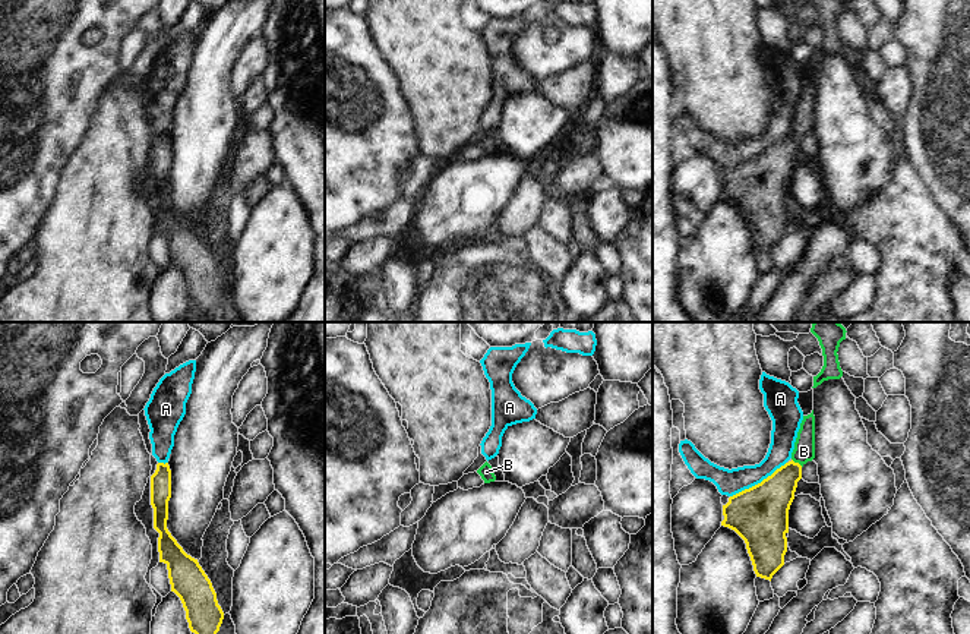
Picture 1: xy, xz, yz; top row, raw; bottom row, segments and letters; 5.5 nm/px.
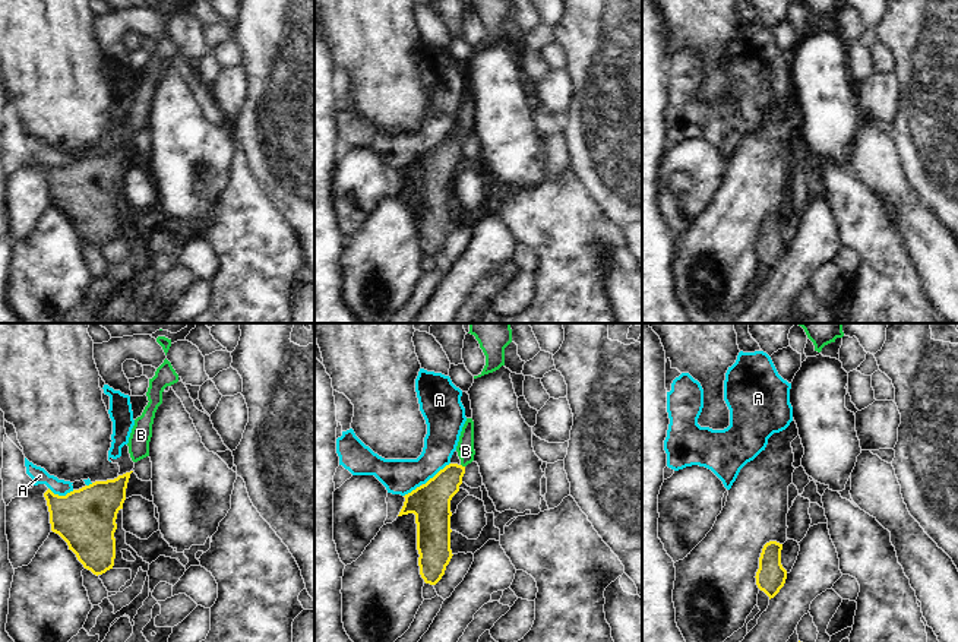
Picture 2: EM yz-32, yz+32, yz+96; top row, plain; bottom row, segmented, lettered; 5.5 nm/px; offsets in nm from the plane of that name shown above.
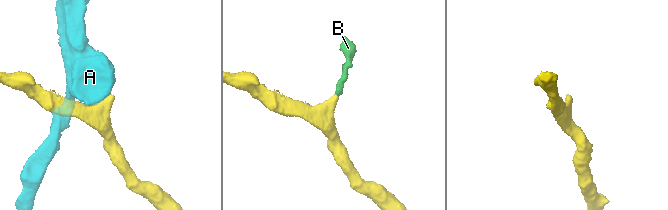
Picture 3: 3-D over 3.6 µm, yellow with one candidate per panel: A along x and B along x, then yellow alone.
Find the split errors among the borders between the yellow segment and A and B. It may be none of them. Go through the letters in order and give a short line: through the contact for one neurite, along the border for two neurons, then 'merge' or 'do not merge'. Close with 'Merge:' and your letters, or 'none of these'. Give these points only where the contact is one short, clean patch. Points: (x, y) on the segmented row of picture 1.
A: line yz (786, 461), (760, 482), (730, 497); do not merge
B: line yz (771, 498), (798, 463), (803, 451); merge
Merge: B

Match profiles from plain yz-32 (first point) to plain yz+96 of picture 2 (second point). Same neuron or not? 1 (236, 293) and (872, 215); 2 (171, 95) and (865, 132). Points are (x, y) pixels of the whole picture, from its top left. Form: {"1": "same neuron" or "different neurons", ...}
{"1": "same neuron", "2": "different neurons"}

